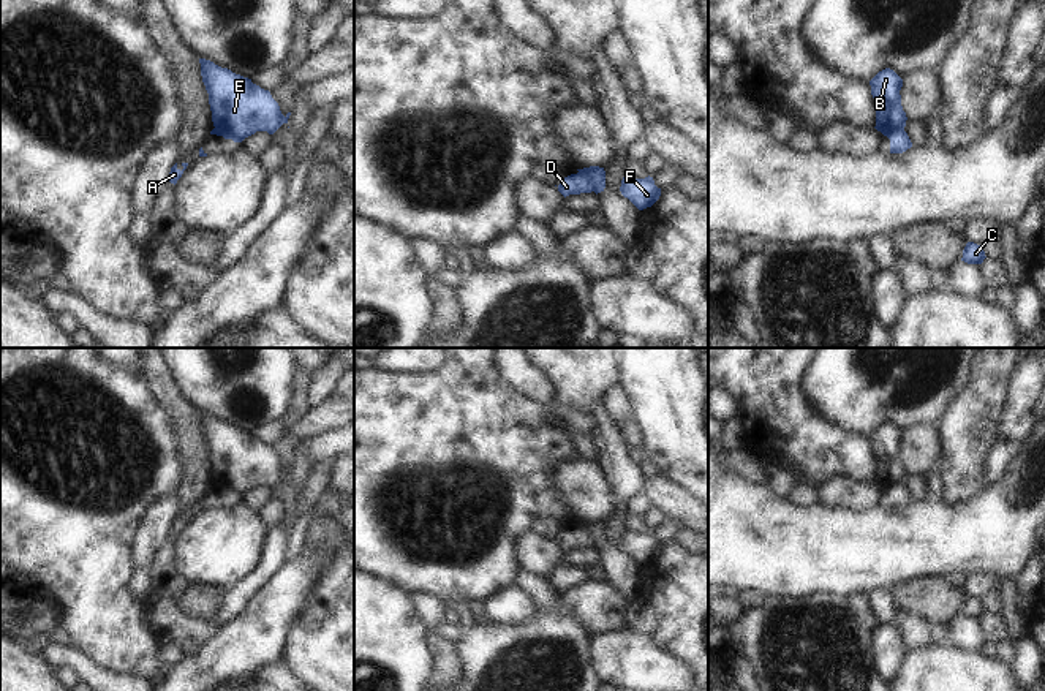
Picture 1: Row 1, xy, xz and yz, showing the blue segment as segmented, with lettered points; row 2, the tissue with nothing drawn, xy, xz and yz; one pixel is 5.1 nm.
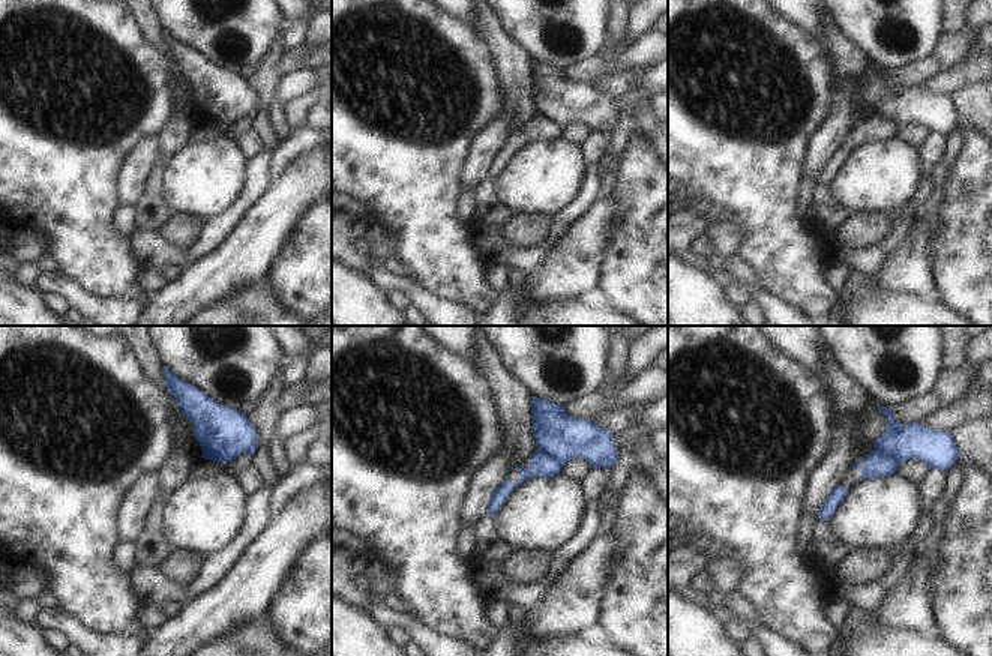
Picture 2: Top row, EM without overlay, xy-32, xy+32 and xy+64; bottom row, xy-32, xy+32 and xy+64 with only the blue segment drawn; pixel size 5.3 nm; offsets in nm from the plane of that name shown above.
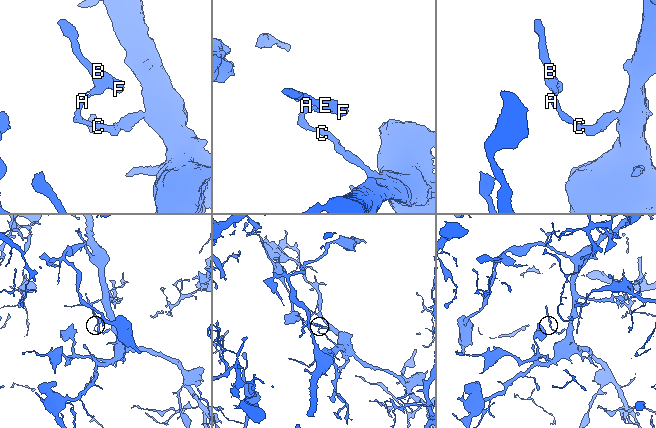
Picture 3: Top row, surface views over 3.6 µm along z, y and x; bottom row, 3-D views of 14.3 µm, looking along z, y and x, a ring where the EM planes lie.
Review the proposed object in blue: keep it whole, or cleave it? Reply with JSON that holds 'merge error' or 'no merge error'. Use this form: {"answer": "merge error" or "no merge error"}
{"answer": "merge error"}

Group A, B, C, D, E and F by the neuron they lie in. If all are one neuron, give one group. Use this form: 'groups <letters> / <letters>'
groups A C D / B E F

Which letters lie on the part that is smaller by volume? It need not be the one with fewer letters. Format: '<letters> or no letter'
B, E, F

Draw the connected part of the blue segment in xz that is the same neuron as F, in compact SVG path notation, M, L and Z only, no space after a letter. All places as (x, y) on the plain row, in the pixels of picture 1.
M624 530L620 546L628 552L639 565L651 561L661 550L661 542L655 539L653 531L636 533Z

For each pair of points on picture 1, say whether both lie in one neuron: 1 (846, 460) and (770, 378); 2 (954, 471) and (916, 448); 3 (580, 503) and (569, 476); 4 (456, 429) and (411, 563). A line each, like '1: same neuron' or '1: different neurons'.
1: same neuron
2: different neurons
3: same neuron
4: same neuron

